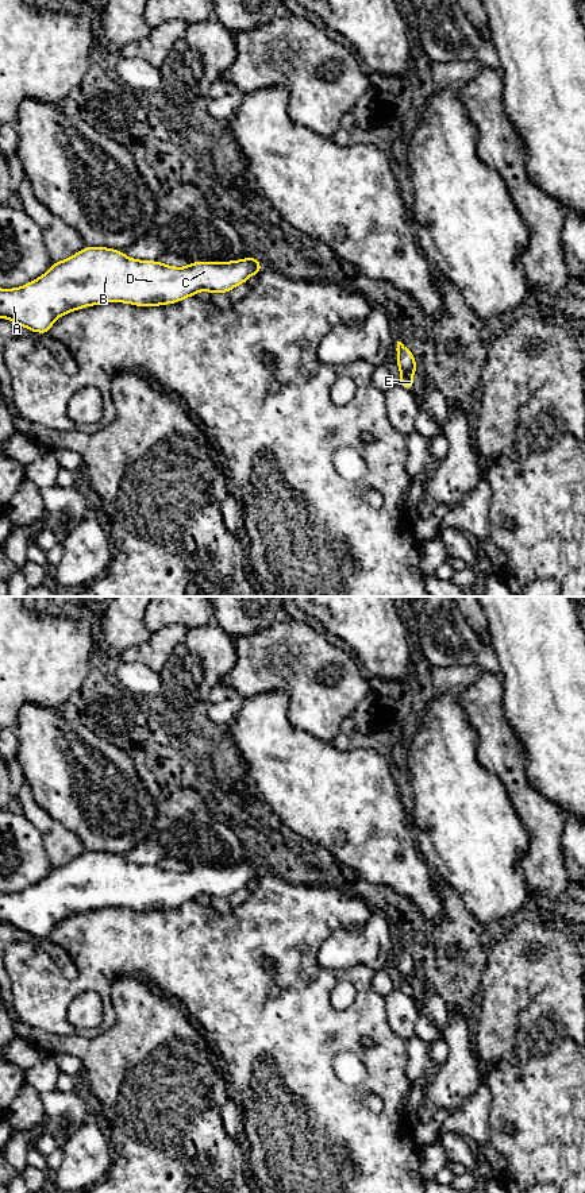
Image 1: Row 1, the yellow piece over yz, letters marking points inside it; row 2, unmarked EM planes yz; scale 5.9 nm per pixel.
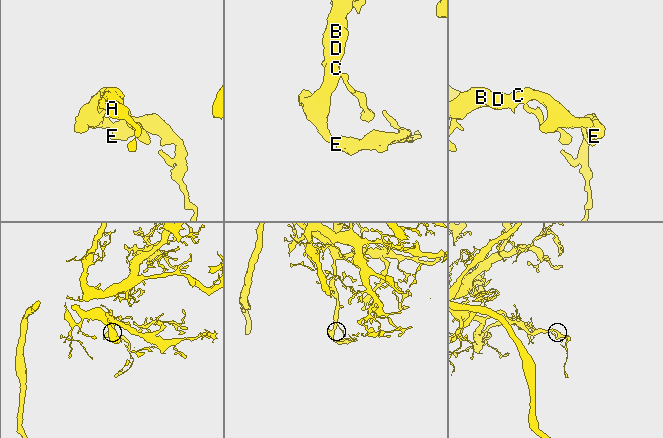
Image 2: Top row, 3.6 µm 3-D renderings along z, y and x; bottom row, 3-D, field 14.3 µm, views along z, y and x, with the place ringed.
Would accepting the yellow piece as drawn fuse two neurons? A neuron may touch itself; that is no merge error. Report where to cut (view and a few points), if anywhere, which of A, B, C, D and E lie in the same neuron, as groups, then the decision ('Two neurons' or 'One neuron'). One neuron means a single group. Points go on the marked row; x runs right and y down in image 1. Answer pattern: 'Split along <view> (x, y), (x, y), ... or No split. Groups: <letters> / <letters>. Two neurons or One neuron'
No split. Groups: A B C D E. One neuron

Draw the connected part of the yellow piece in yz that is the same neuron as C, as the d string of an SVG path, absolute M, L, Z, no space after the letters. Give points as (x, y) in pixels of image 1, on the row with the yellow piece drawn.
M85 247L70 258L53 262L47 273L22 287L0 289L0 317L8 318L32 332L49 333L61 316L103 302L127 302L135 306L176 304L200 290L230 293L246 283L262 266L255 256L232 262L193 262L186 267L166 266L154 260L127 258L123 251L105 247Z

